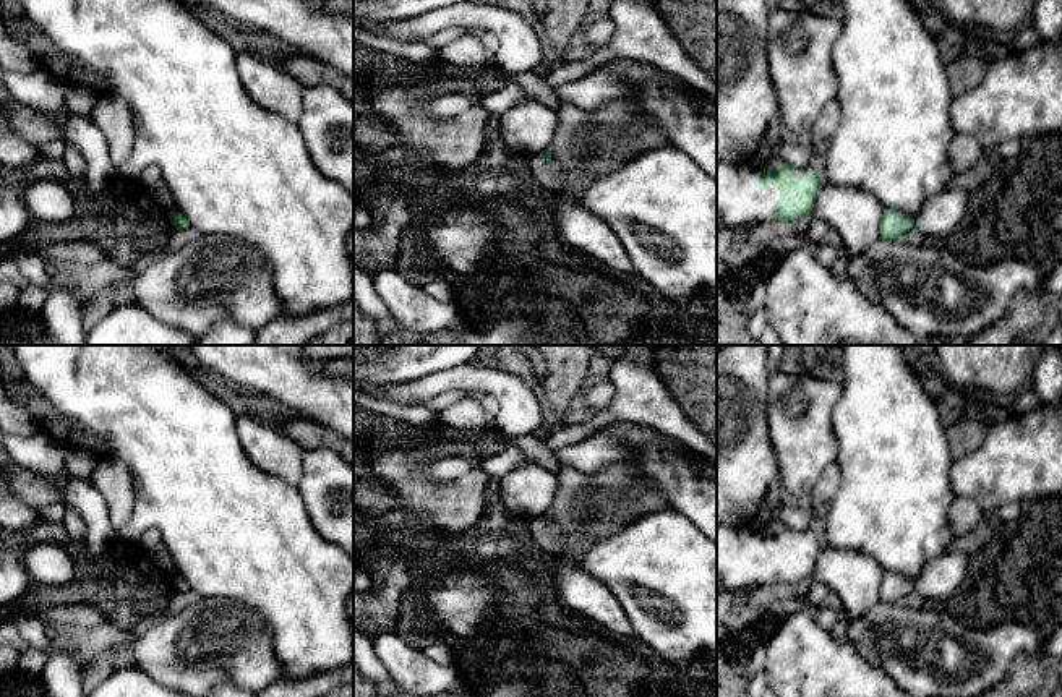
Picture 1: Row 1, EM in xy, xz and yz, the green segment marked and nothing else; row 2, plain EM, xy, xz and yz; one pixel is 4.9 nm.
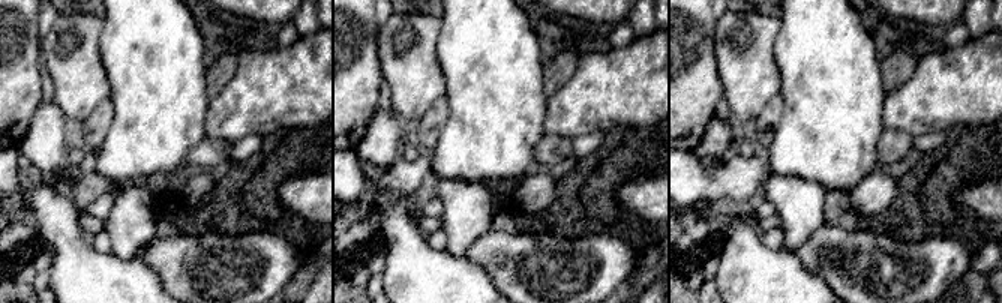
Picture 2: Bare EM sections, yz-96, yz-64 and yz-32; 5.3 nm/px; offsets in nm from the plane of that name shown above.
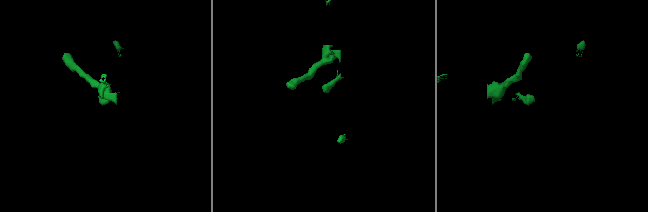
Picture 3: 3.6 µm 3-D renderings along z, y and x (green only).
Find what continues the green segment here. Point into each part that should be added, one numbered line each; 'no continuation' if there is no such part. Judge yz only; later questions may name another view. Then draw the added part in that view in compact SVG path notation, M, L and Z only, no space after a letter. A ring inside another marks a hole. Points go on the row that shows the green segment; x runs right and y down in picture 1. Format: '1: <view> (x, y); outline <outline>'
1: yz (740, 203); outline M717 164L717 212L728 229L775 220L780 190L775 185L759 190L759 172L747 164Z

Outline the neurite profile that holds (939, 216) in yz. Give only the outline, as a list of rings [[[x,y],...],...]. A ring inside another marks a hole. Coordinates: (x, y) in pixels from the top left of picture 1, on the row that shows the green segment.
[[[957,186],[929,198],[914,216],[914,227],[926,237],[947,237],[966,217],[971,193]]]

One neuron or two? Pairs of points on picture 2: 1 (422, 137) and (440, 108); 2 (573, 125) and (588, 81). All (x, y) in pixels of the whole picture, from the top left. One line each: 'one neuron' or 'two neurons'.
1: one neuron
2: one neuron

